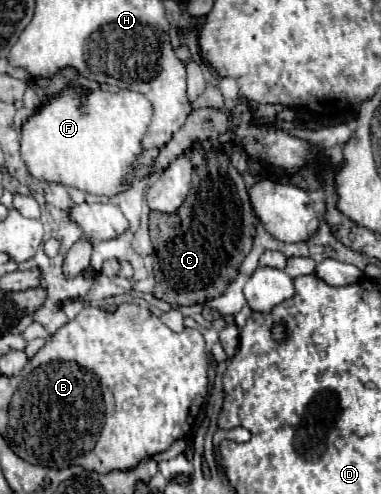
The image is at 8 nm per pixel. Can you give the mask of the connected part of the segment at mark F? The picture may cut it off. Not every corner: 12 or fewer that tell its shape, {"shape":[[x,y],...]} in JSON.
{"shape":[[68,84],[22,124],[38,180],[128,188],[152,106]]}

